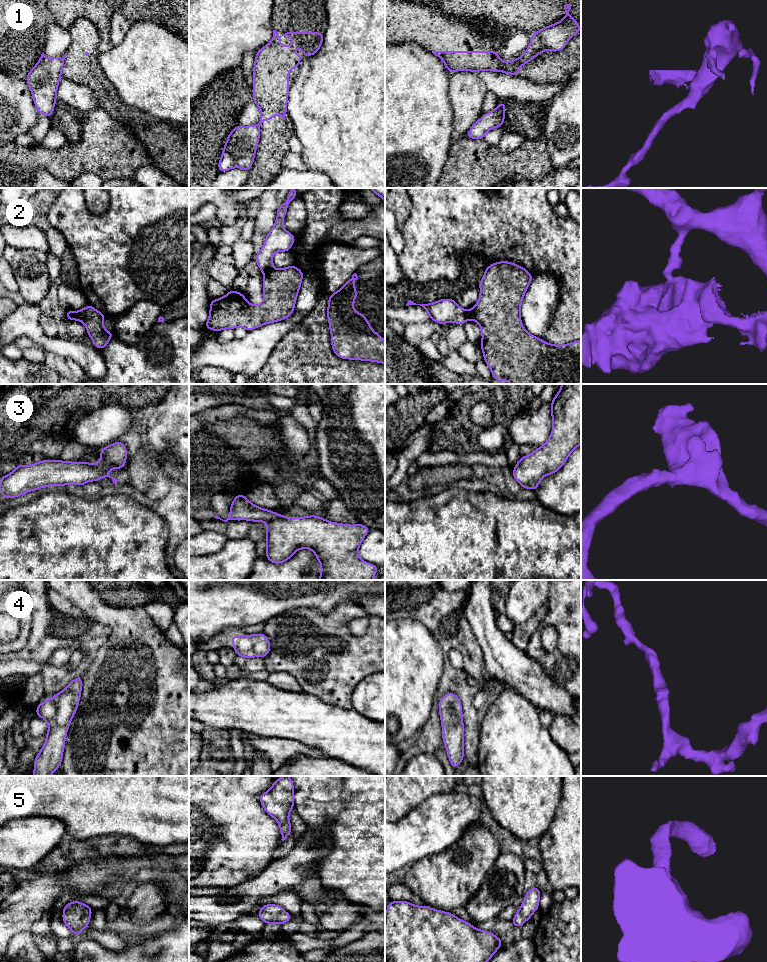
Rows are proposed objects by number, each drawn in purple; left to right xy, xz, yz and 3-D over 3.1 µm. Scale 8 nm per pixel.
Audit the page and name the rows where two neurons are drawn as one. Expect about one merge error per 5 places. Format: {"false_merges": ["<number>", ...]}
{"false_merges": ["1", "2"]}

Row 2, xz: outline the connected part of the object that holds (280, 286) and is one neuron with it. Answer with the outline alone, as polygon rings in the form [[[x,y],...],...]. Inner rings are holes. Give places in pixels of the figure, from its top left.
[[[295,265],[282,269],[271,269],[263,275],[263,301],[259,305],[250,304],[243,293],[229,291],[222,298],[211,300],[208,320],[204,328],[219,332],[224,329],[243,327],[247,332],[272,322],[290,317],[295,309],[304,272]]]

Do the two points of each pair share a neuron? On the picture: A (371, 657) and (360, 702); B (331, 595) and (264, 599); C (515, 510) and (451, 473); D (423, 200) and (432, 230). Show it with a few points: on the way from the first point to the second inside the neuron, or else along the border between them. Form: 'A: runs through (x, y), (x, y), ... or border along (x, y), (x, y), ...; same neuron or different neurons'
A: border along (374, 672), (366, 675), (356, 685), (352, 695); different neurons
B: runs through (314, 595), (281, 596); same neuron
C: border along (453, 484), (445, 487); different neurons
D: runs through (430, 207), (432, 209), (432, 223); same neuron

